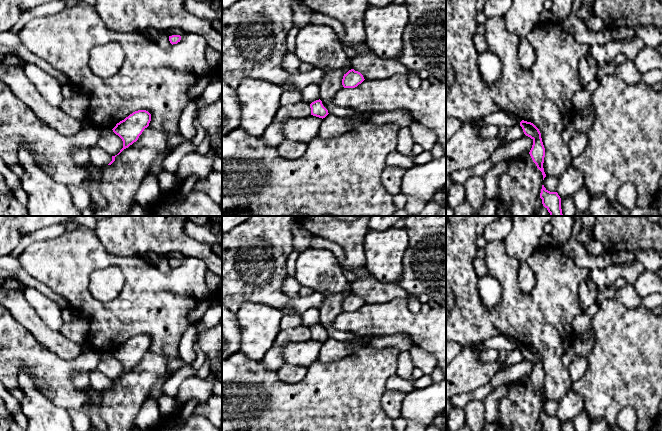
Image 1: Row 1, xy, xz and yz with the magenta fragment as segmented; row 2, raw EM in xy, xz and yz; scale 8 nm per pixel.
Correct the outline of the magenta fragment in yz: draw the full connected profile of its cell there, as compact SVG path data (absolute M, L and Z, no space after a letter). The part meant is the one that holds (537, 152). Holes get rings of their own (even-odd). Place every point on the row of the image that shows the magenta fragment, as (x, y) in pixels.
M522 120L520 122L520 126L522 127L524 134L533 140L533 145L529 154L537 168L542 172L544 180L546 177L543 168L545 148L542 142L541 133L539 129L531 122Z

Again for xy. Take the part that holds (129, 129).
M138 110L116 124L112 130L123 141L123 148L117 155L138 140L150 121L151 114L148 111Z

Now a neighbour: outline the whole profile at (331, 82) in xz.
M350 60L343 68L325 72L319 83L319 88L320 100L323 106L328 110L328 113L335 116L350 117L352 130L354 130L365 122L359 117L359 113L356 113L353 109L342 109L331 102L335 94L343 88L343 76L351 69L352 64Z

